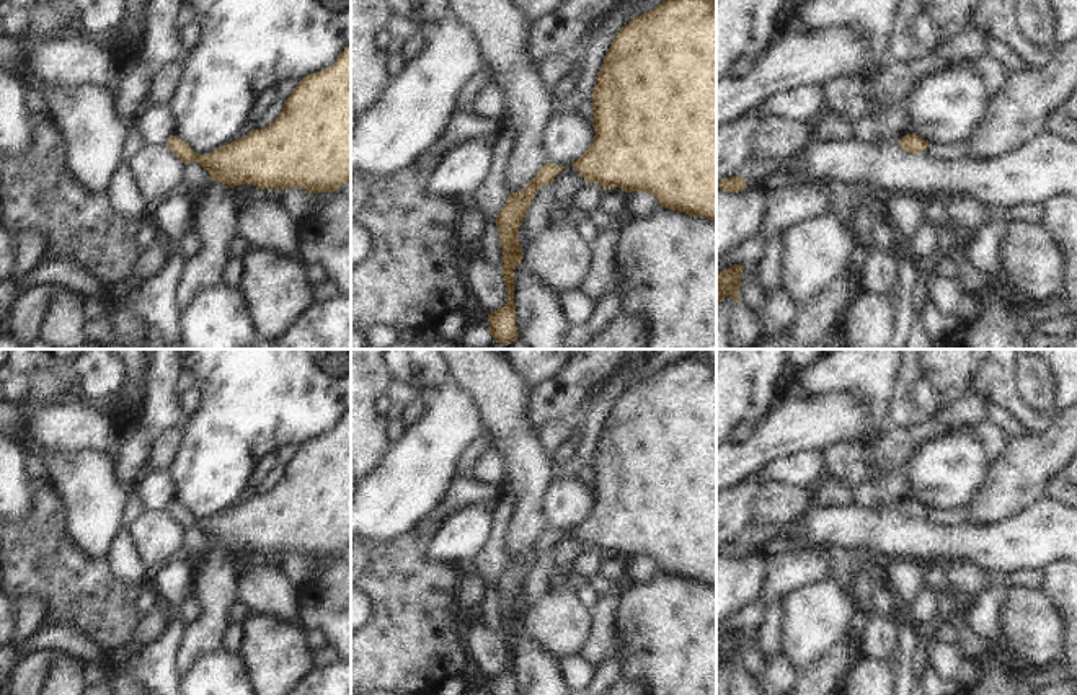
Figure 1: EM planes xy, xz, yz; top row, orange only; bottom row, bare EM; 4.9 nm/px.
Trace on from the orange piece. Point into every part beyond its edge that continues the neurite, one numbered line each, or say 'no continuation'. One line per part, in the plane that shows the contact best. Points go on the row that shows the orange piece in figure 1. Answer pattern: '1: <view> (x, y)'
no continuation

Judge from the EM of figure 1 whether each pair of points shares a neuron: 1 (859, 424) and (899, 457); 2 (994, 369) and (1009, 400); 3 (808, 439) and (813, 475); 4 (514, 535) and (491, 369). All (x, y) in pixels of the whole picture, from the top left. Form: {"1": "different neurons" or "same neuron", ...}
{"1": "different neurons", "2": "same neuron", "3": "different neurons", "4": "same neuron"}

